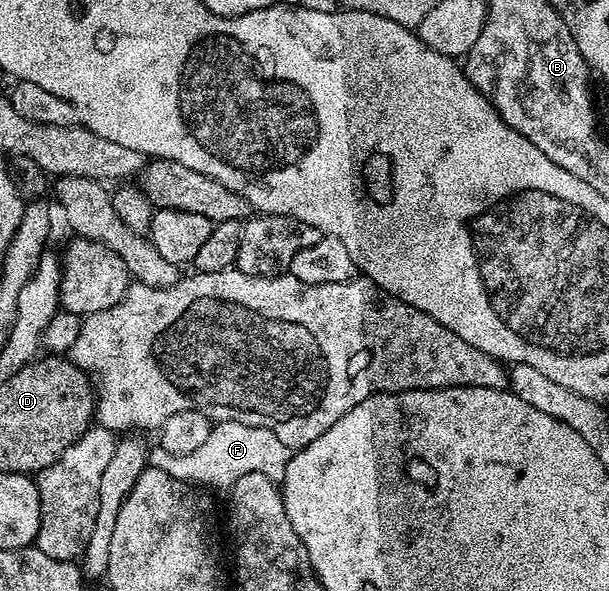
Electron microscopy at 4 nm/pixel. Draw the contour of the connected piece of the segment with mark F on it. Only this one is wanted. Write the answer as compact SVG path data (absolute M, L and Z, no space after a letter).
M224 420L211 427L208 442L204 442L204 446L183 456L168 454L168 450L158 446L155 447L155 452L153 449L149 453L148 464L151 468L164 470L164 474L172 474L177 480L184 480L195 486L215 484L216 487L226 490L240 478L244 478L244 474L264 474L270 480L281 481L291 455L291 449L286 448L284 442L280 442L280 438L272 434L272 430Z

